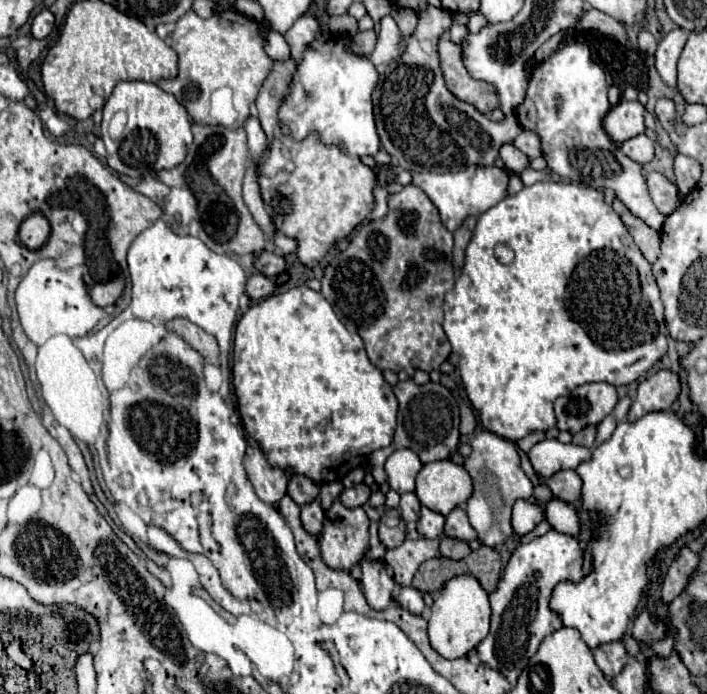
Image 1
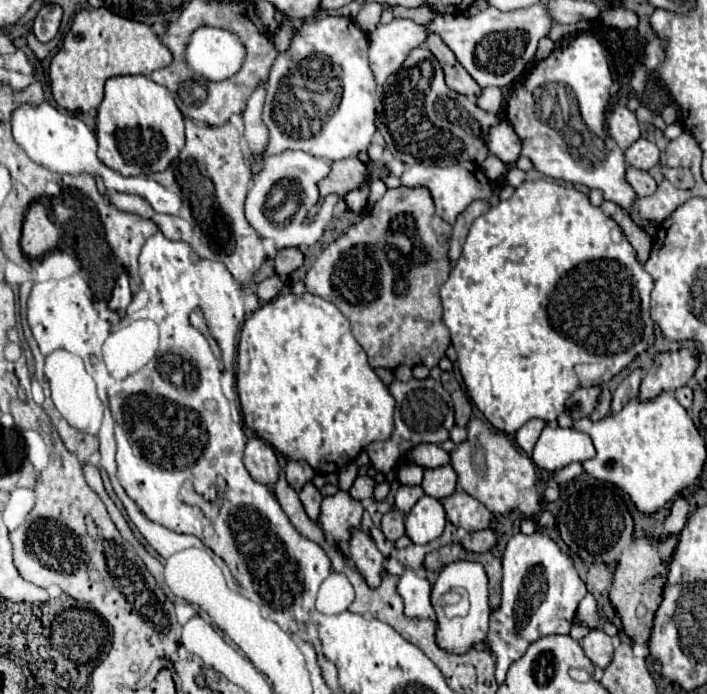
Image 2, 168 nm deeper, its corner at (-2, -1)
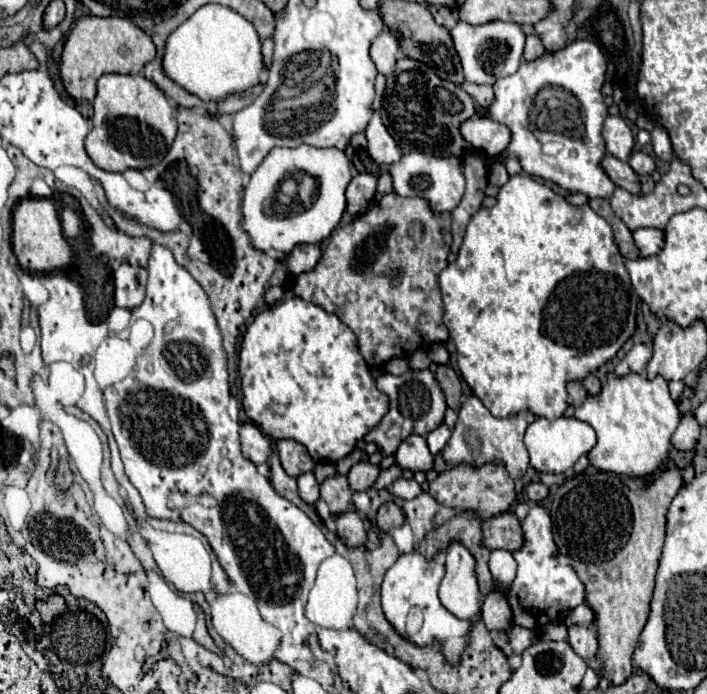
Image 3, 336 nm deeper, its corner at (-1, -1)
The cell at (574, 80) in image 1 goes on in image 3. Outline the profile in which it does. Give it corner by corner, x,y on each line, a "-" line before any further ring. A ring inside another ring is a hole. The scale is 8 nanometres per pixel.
574,41
562,51
544,53
534,61
522,61
514,75
496,81
488,117
510,129
508,157
518,157
528,175
552,181
570,193
610,197
616,185
600,169
600,159
606,153
602,123
608,117
600,93
604,73
606,59
598,43

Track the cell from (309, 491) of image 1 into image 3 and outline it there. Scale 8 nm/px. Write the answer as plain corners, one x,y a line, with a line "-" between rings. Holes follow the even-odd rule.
282,439
276,441
278,447
278,455
280,455
280,463
284,467
284,471
292,477
298,477
302,473
314,471
314,459
310,457
308,449
304,445
300,445
294,439

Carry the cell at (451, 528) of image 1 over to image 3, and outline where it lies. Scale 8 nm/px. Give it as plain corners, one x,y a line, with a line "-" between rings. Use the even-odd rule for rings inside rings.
460,463
444,473
438,473
438,477
430,483
430,495
440,505
452,509
480,509
480,513
484,513
484,519
508,511
516,499
514,479
508,475
502,463
484,463
480,467
470,463

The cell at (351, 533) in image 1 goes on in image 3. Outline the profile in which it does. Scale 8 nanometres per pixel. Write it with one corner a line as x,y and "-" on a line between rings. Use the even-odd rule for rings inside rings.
332,475
320,483
320,495
326,499
330,513
344,513
352,505
352,491
344,475

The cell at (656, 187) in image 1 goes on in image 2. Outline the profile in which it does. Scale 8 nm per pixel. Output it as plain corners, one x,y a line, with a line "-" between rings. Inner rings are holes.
635,167
627,169
627,181
635,189
637,197
651,197
657,189
655,179
647,171
641,171
641,169
635,169

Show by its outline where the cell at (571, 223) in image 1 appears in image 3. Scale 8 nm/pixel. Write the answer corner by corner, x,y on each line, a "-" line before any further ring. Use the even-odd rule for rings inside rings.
524,173
512,175
510,181
500,187
494,207
480,209
478,213
472,215
456,261
450,263
440,273
440,289
442,289
444,307
446,307
444,323
458,349
458,369
460,369
464,381
476,393
476,397
480,397
484,401
484,405
488,405
492,415
496,415
496,417
508,417
508,413
520,413
522,409
530,411
538,417
560,417
568,407
566,383
582,381
588,373
592,373
594,369
604,365
608,359
612,359
616,355
616,351
624,345
624,341
636,329
638,301
634,299
634,289
628,281
628,271
624,269
624,259
620,257
620,251
616,249
616,243
612,241
612,227
600,215
592,213
592,209
588,209
588,205
582,205
582,207
570,205
562,195
556,195
552,189
530,179

